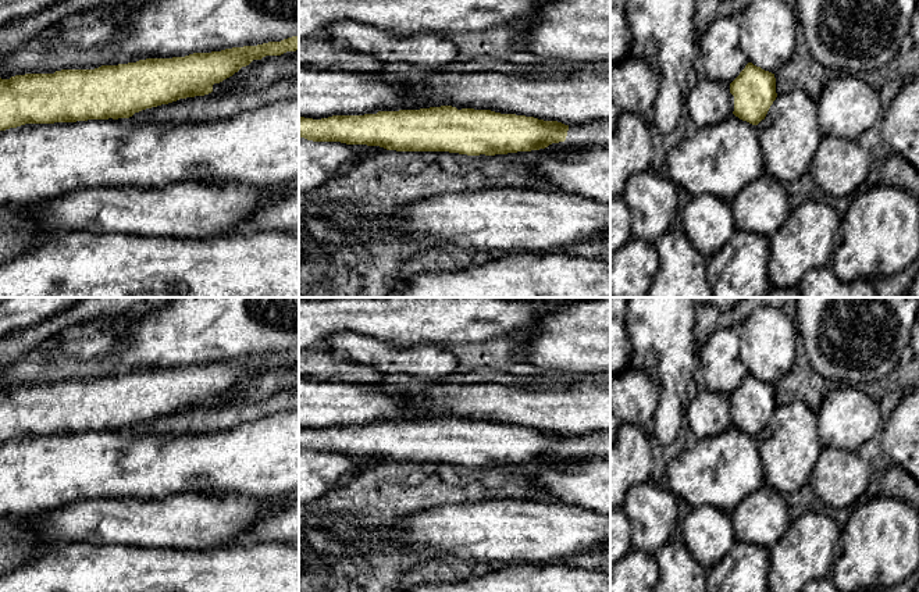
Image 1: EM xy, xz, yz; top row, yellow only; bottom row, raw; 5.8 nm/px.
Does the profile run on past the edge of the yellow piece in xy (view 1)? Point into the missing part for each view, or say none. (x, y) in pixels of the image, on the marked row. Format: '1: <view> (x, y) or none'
1: none

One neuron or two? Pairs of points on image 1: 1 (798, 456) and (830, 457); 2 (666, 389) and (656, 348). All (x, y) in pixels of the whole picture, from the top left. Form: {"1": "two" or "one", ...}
{"1": "two", "2": "one"}

